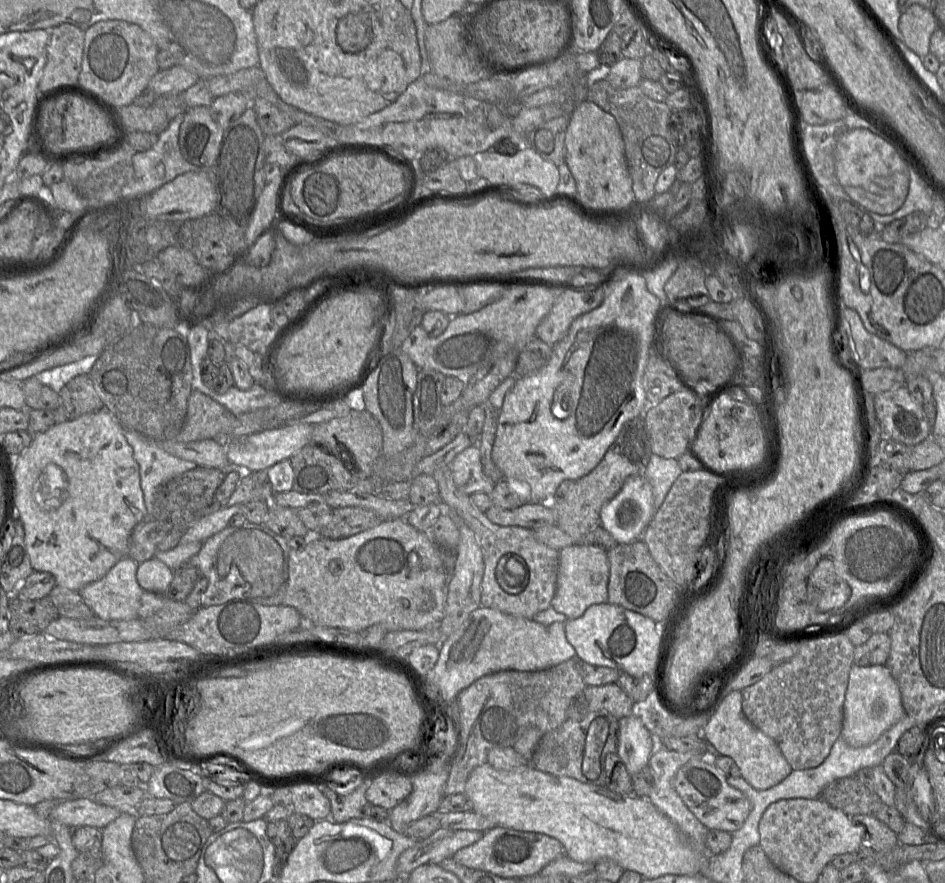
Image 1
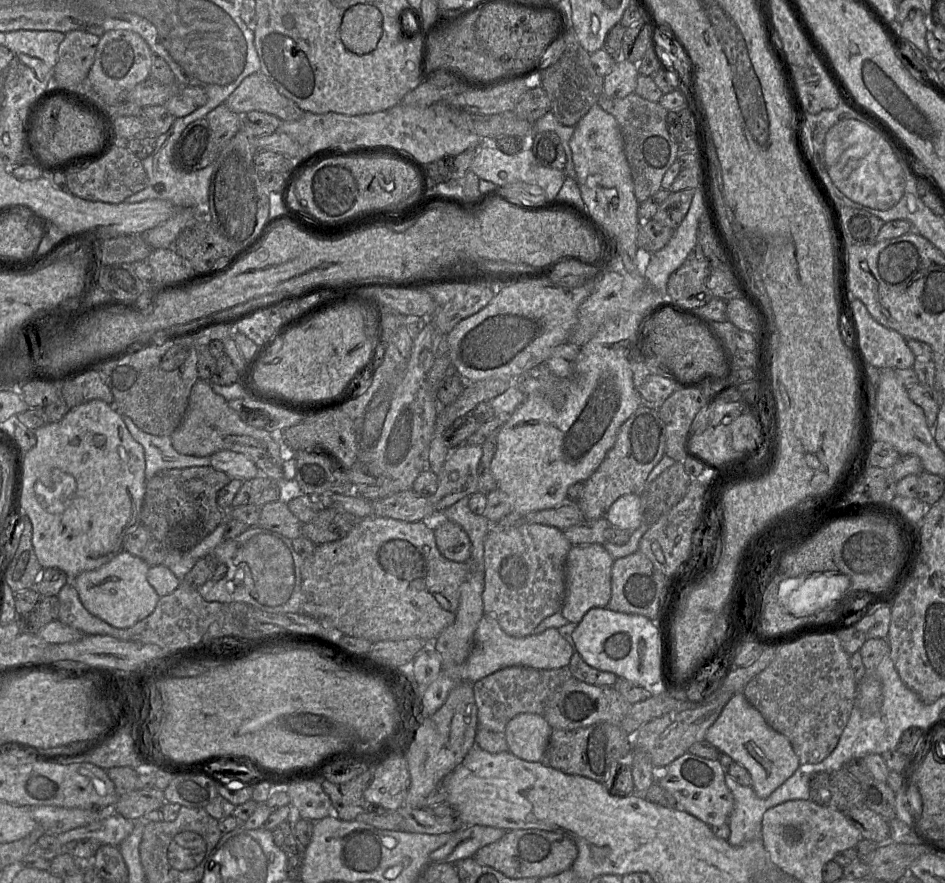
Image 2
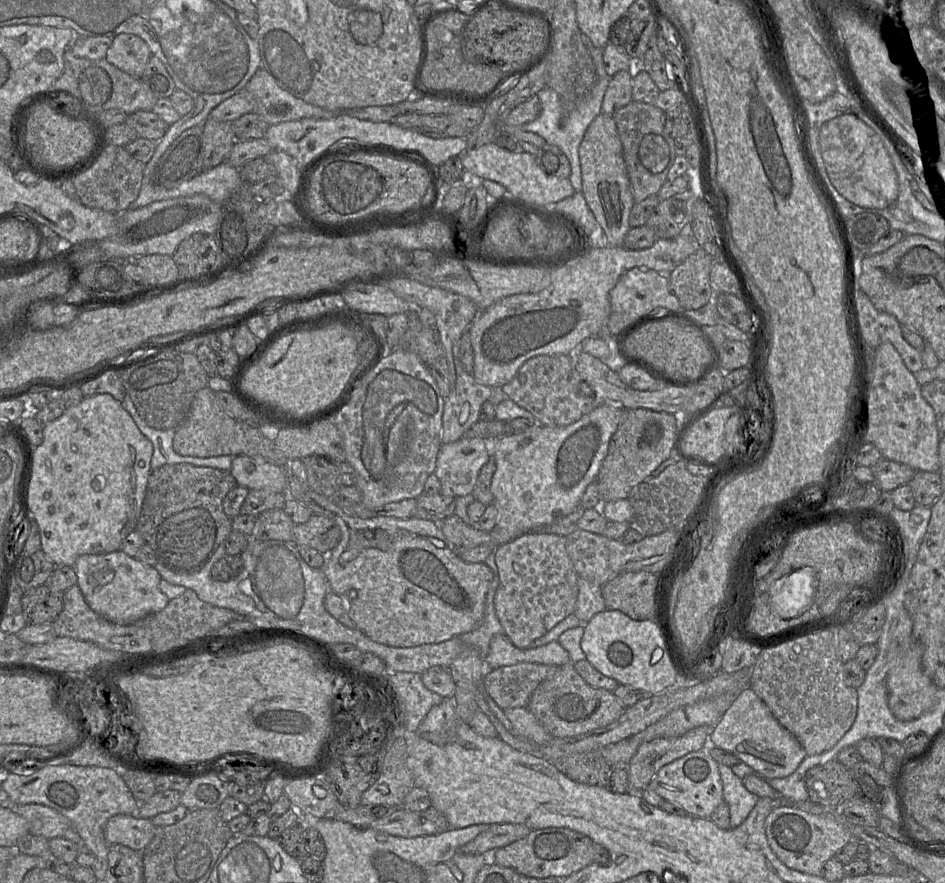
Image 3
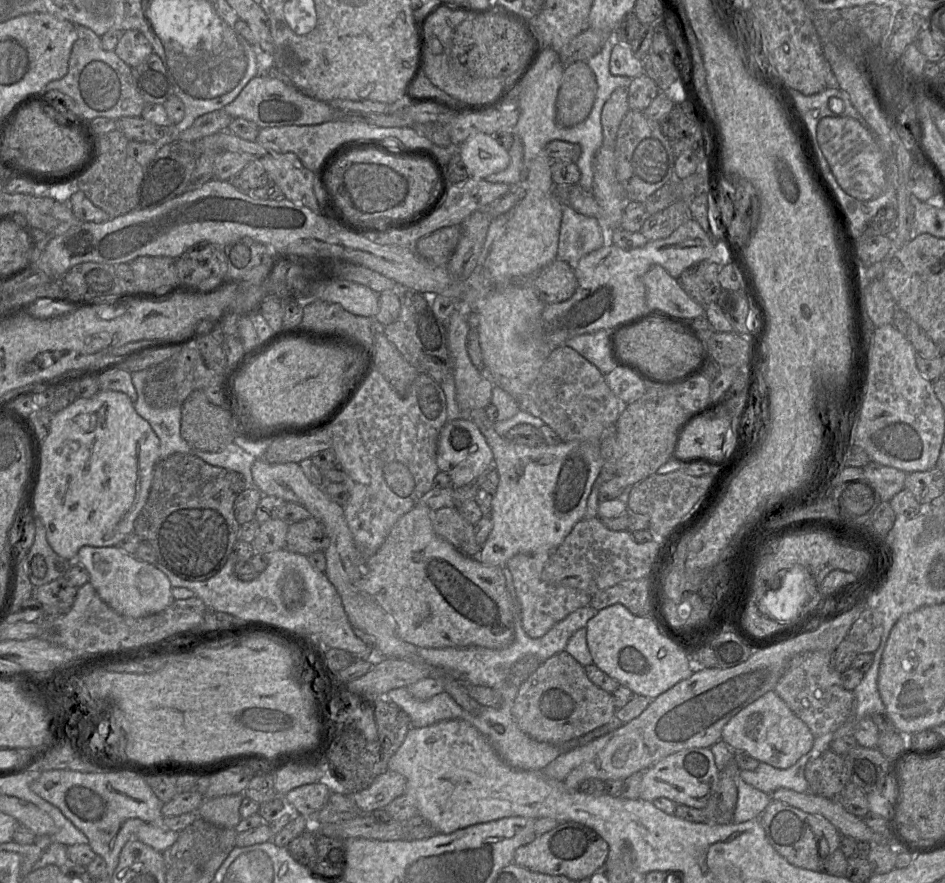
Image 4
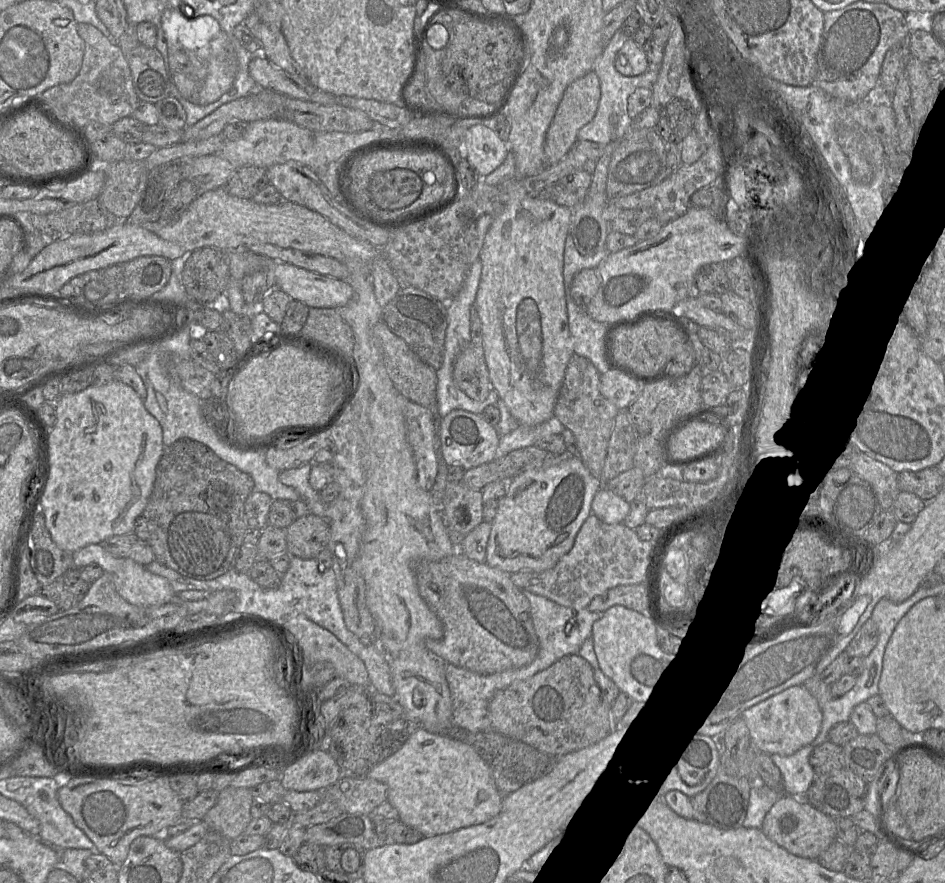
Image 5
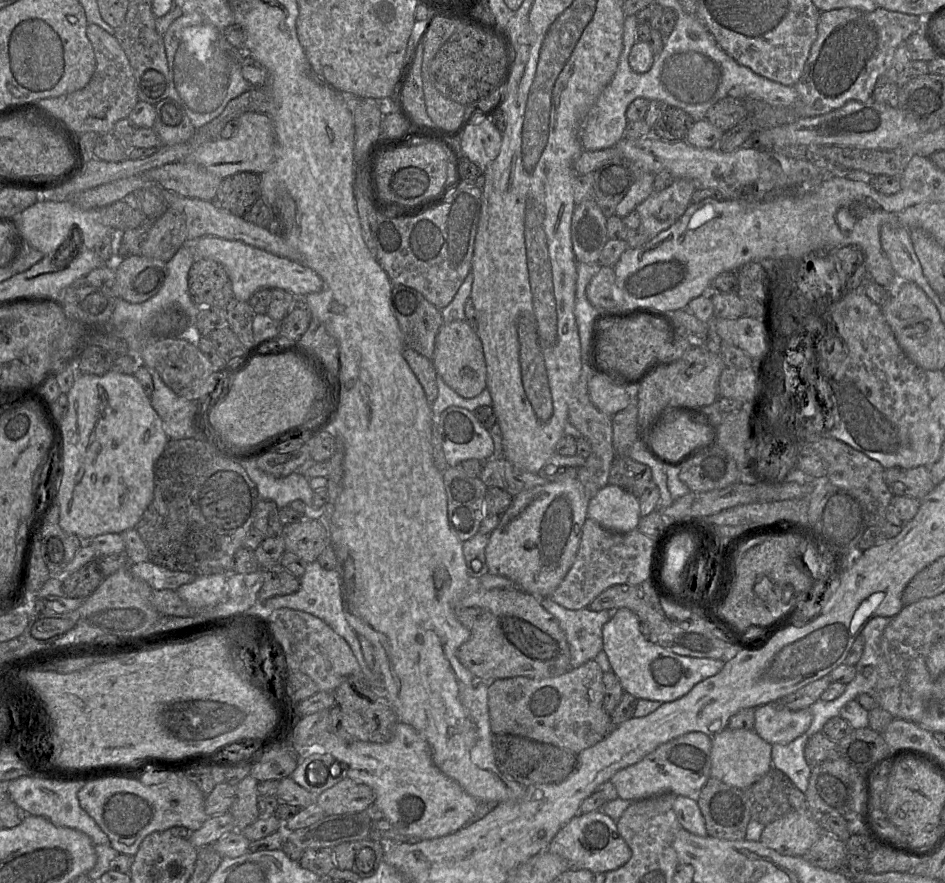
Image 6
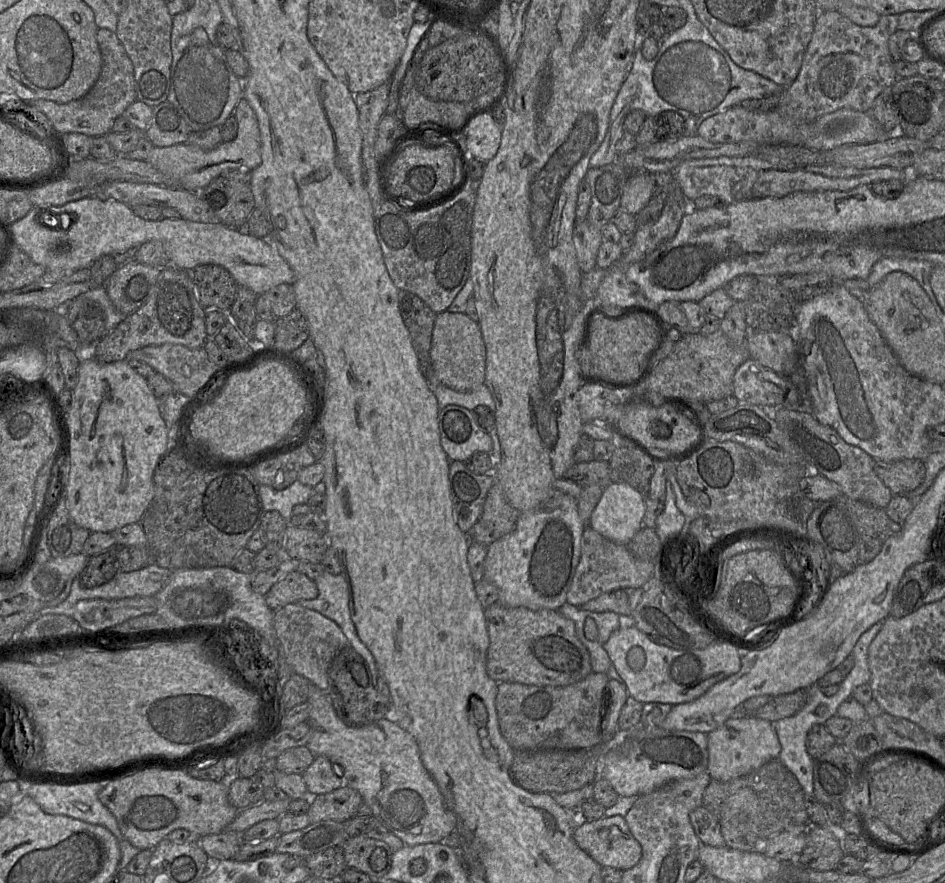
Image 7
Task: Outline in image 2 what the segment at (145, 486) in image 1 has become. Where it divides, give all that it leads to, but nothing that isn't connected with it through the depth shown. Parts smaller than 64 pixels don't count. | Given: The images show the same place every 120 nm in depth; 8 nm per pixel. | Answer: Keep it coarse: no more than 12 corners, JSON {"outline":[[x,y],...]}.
{"outline":[[122,416],[143,446],[145,478],[166,469],[210,466],[210,457],[177,452],[171,436],[142,431]]}

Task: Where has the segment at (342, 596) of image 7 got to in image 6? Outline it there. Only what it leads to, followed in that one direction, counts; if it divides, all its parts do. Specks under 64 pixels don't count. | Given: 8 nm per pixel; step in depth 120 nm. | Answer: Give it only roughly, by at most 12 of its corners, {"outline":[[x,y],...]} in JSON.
{"outline":[[307,563],[297,592],[271,597],[262,612],[303,611],[348,643],[369,685],[382,677],[366,664],[358,635],[344,616],[338,568]]}

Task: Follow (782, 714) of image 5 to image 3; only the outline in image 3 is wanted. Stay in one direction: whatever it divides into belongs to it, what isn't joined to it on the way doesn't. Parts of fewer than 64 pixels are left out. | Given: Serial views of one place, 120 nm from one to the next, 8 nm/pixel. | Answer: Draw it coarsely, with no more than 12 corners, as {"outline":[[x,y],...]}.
{"outline":[[750,688],[708,743],[764,779],[789,776],[807,756]]}

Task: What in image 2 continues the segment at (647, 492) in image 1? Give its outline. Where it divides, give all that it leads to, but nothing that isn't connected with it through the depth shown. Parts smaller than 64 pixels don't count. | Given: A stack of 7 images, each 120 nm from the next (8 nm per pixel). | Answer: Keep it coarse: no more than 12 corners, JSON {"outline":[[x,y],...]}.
{"outline":[[638,494],[620,496],[605,518],[621,530],[643,522]]}

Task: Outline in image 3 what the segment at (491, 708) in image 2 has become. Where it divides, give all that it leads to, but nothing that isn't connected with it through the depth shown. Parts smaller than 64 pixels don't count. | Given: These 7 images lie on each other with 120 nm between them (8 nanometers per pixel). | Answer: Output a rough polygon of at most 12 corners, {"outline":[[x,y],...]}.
{"outline":[[520,662],[491,670],[485,689],[502,709],[525,708],[559,666]]}

